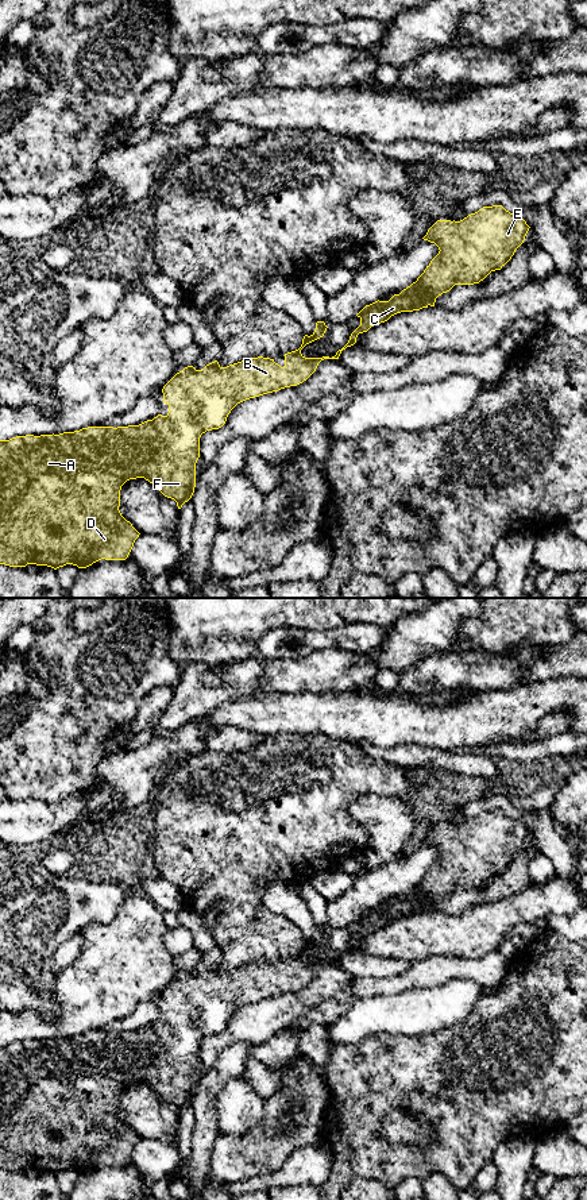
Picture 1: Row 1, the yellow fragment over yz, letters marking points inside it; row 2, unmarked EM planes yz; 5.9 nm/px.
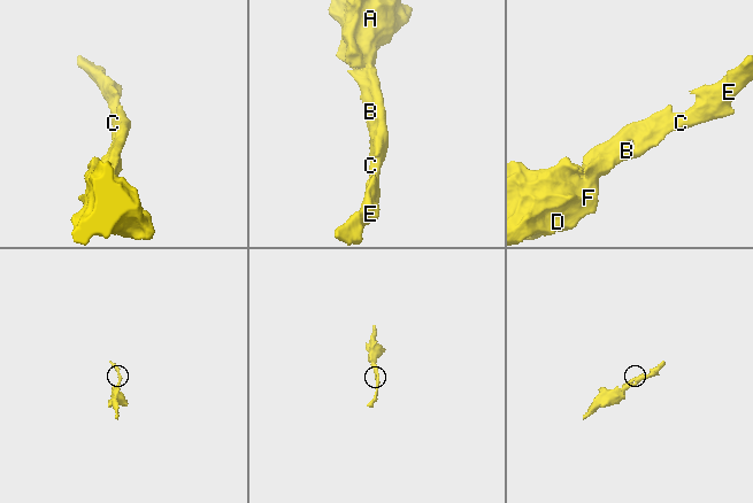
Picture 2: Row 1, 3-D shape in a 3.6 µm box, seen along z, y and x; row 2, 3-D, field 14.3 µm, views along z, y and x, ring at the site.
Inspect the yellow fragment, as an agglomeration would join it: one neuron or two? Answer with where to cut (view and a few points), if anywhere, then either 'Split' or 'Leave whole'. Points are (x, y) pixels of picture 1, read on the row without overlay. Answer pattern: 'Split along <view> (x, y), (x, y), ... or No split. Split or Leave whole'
No split. Leave whole

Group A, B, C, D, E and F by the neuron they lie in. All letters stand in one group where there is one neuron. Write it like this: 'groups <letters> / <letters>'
groups A B C D E F

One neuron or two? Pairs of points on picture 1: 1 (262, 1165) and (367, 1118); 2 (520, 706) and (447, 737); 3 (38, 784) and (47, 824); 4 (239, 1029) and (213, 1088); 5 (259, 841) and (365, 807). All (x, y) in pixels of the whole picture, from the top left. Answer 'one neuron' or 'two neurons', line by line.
1: two neurons
2: one neuron
3: two neurons
4: two neurons
5: two neurons

